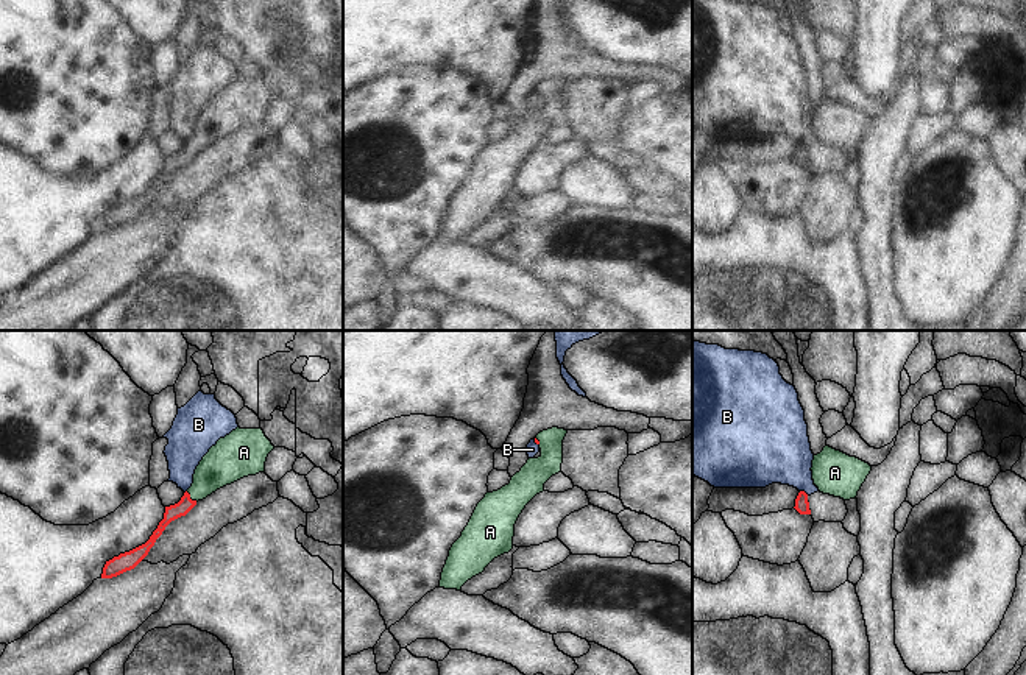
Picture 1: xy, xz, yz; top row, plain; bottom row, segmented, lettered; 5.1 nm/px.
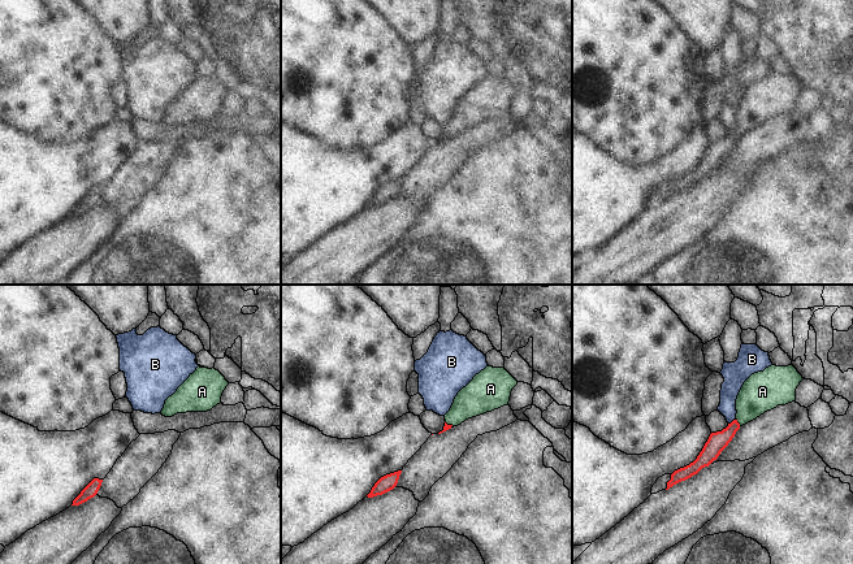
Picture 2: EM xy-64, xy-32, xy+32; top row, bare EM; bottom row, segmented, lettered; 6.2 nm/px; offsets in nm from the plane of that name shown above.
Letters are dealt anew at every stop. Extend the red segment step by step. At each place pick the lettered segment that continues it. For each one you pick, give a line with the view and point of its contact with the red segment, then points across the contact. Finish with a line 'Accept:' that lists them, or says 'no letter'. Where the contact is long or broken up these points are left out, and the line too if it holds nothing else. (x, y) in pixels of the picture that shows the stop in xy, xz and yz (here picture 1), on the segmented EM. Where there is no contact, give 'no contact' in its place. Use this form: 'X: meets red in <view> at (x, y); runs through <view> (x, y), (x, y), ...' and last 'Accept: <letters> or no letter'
A: meets red in xy at (189, 498); runs through xy (186, 504), (189, 498), (223, 465)
Accept: A

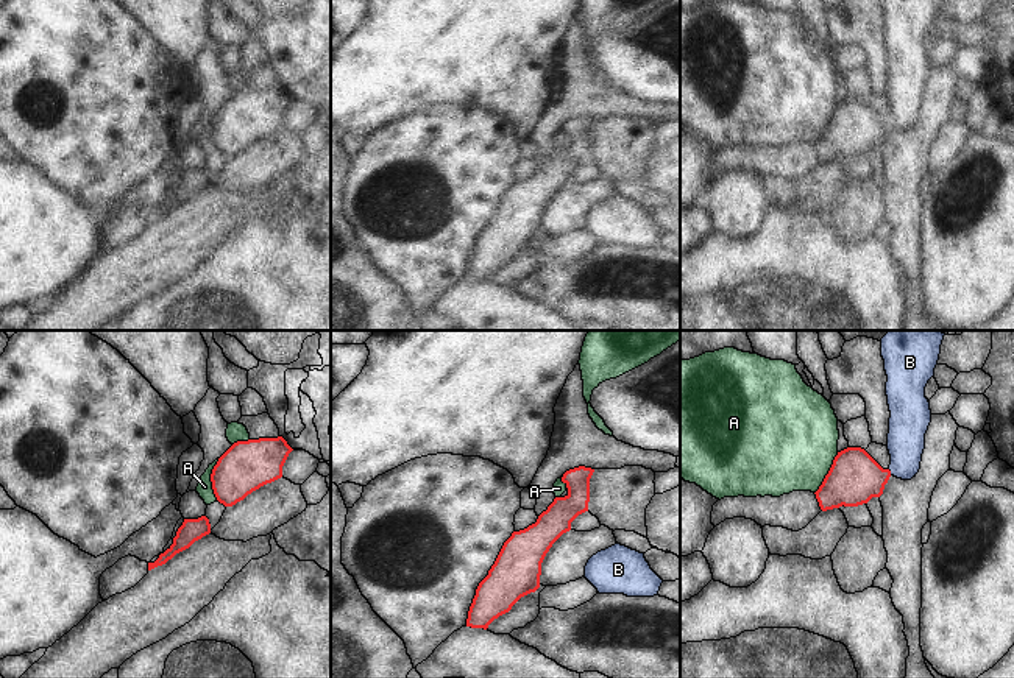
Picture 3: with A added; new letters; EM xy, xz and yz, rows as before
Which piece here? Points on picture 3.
Accept: no letter

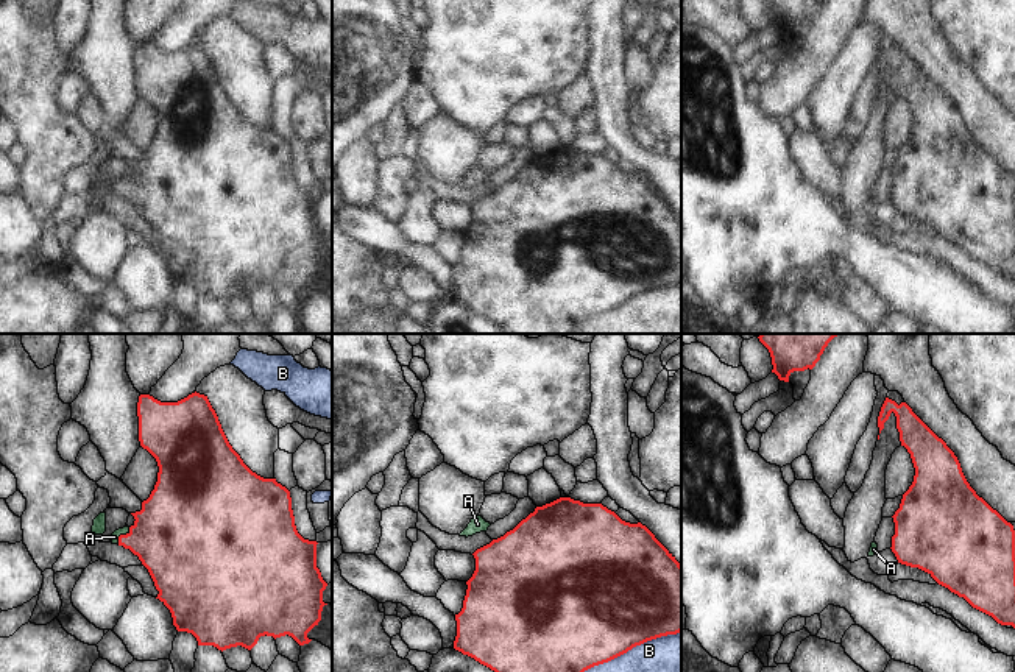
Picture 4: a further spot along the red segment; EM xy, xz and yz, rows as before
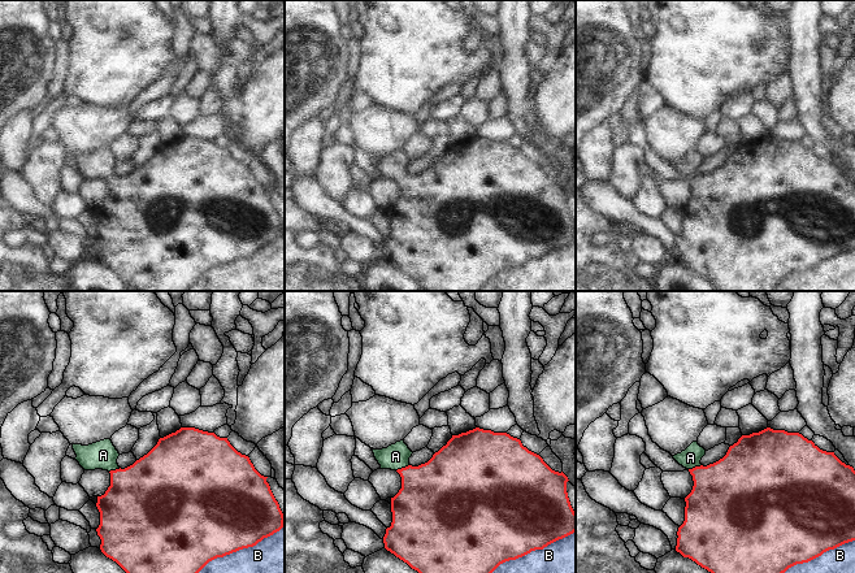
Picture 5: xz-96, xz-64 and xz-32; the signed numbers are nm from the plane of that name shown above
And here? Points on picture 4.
A: meets red in xy at (122, 535); runs through xy (170, 535), (122, 535), (114, 537)
Accept: A

